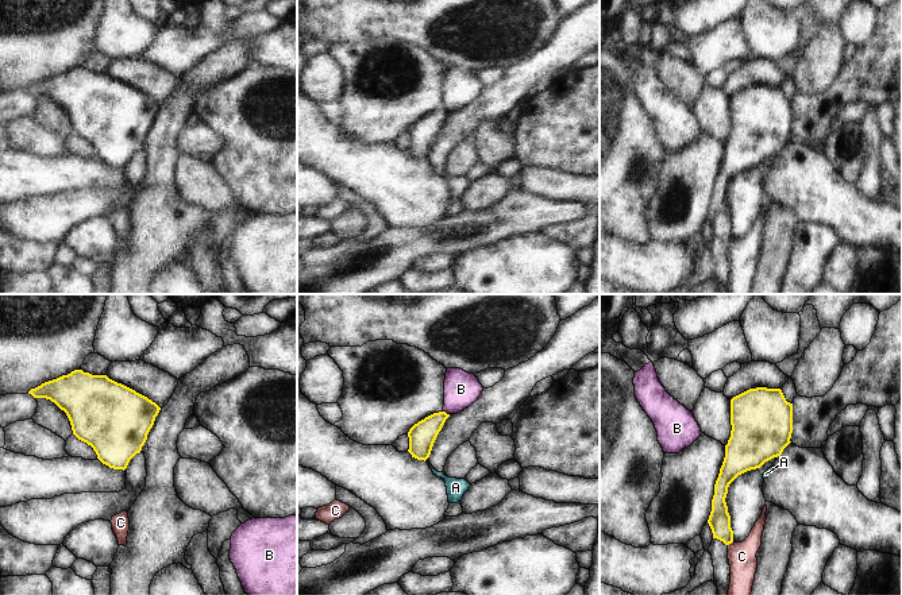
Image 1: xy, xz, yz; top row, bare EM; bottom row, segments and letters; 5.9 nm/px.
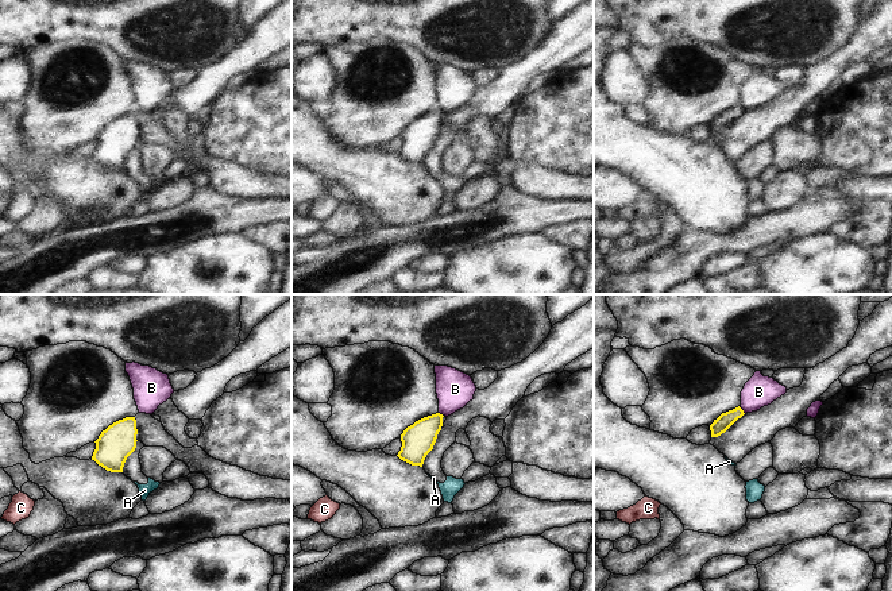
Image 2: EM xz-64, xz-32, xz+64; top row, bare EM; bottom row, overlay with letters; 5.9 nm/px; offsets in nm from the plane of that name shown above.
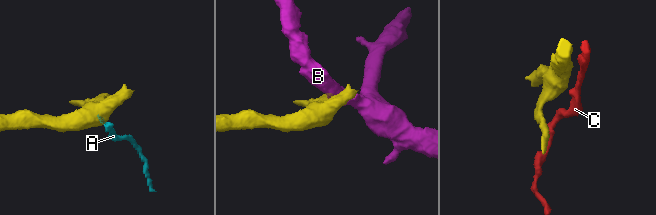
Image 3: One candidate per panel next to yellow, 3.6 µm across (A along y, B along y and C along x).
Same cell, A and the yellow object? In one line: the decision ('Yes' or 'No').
No

